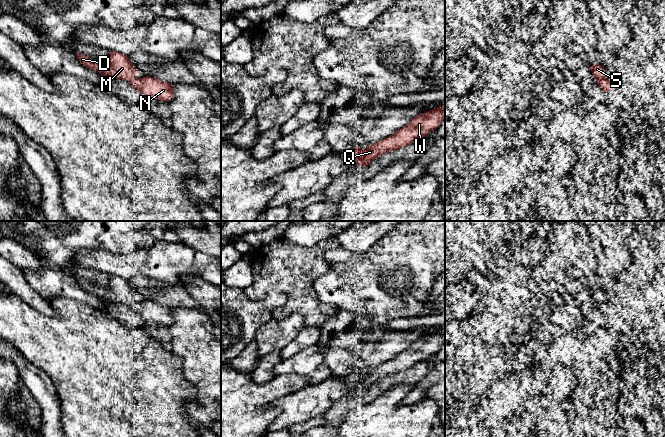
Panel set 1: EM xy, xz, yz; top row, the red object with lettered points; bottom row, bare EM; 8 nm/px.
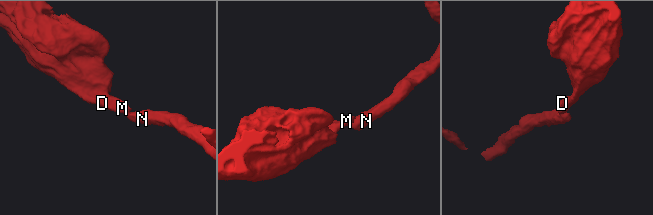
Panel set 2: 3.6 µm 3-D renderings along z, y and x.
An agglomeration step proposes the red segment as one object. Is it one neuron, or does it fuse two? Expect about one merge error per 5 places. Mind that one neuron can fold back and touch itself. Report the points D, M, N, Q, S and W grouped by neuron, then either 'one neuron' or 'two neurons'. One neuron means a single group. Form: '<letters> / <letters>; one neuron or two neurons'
D M S / N Q W; two neurons

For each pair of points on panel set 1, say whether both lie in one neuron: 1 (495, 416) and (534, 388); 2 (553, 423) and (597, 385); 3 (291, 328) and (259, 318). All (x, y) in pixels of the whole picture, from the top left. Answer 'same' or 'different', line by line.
1: same
2: same
3: different

